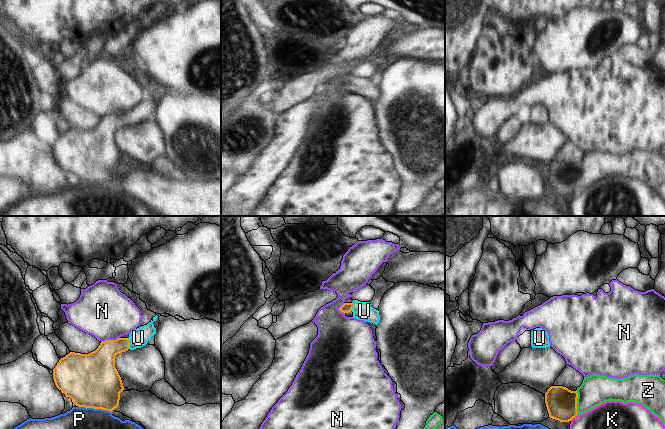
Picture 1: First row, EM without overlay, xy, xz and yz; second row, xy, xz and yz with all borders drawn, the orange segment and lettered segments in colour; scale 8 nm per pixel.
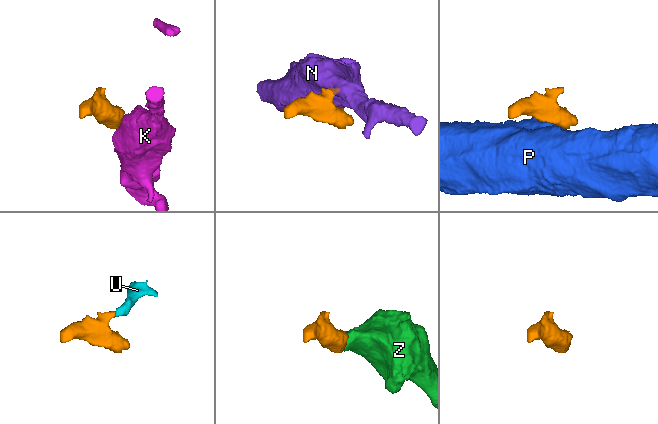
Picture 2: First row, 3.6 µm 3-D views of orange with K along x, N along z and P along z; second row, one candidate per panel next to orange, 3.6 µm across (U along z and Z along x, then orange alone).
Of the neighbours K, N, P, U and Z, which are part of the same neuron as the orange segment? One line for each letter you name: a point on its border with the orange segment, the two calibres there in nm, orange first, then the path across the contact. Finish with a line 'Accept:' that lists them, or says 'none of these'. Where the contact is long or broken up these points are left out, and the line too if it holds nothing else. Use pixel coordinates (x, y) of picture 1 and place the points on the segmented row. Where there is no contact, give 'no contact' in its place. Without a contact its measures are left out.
U: contact xy (128, 343); calibres 200 and 150 nm; way xy (102, 360), (115, 347), (128, 343), (138, 338)
Z: contact yz (576, 402); calibres 240 and 240 nm; way yz (561, 403), (576, 402), (584, 399), (595, 389)
Accept: U, Z

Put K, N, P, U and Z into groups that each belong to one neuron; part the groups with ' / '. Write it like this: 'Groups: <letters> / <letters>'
Groups: K / N / P / U Z

